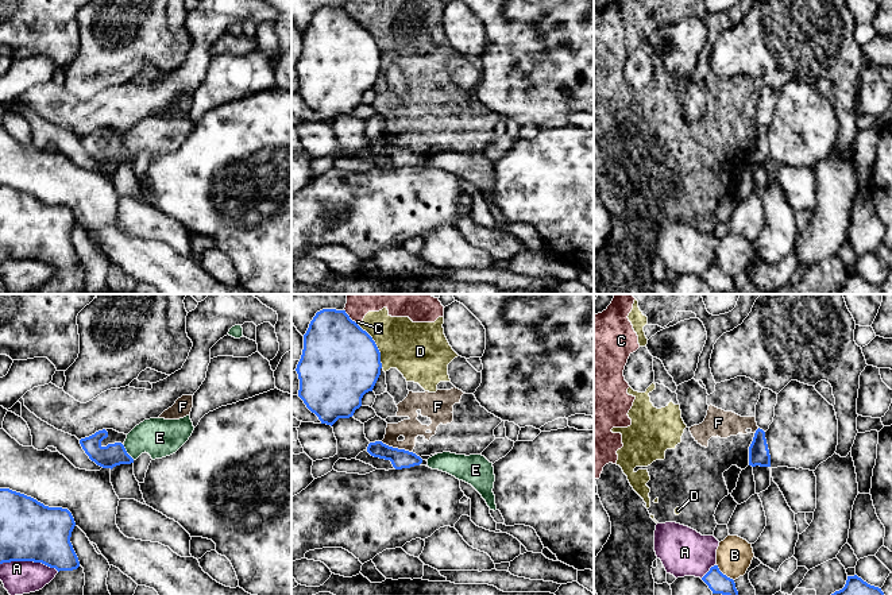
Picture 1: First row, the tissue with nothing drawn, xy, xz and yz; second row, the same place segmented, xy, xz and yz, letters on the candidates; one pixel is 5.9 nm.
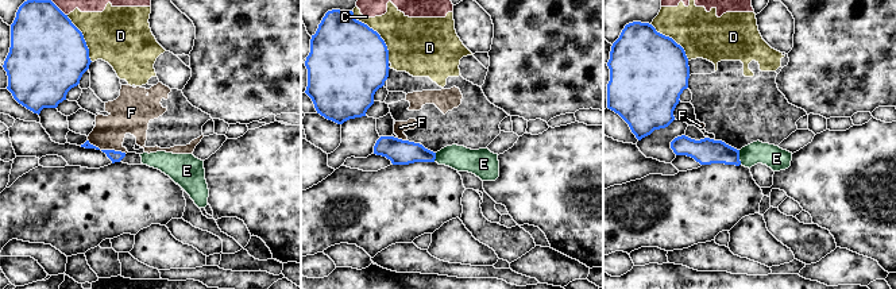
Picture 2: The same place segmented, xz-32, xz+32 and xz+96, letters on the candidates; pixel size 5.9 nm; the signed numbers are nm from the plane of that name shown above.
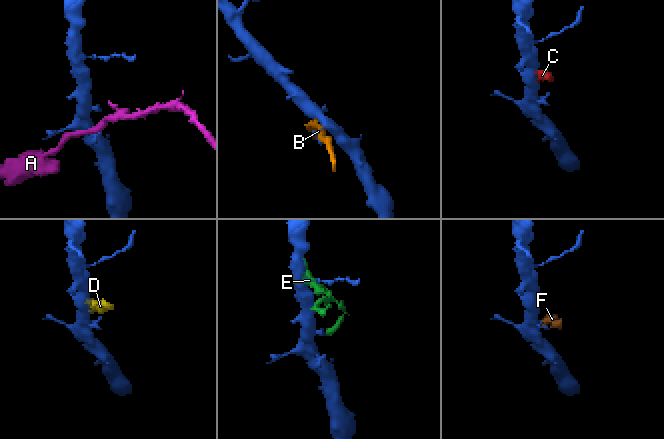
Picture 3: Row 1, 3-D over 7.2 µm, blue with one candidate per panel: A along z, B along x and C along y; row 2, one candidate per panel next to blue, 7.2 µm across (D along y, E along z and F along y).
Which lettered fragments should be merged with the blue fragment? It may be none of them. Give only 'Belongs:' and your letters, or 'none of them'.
Belongs: none of them

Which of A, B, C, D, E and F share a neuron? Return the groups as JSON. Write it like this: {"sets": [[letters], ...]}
{"sets": [["A"], ["B"], ["C", "D", "F"], ["E"]]}

